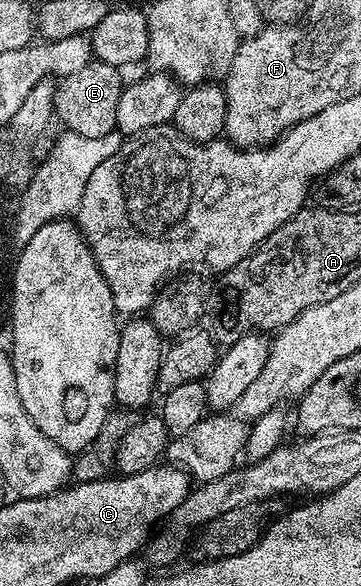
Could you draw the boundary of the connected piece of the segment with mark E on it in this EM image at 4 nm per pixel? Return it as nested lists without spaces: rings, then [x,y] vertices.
[[[98,60],[88,62],[81,72],[73,72],[55,86],[54,117],[64,122],[66,129],[81,136],[99,137],[116,129],[117,104],[125,87],[120,67]]]

